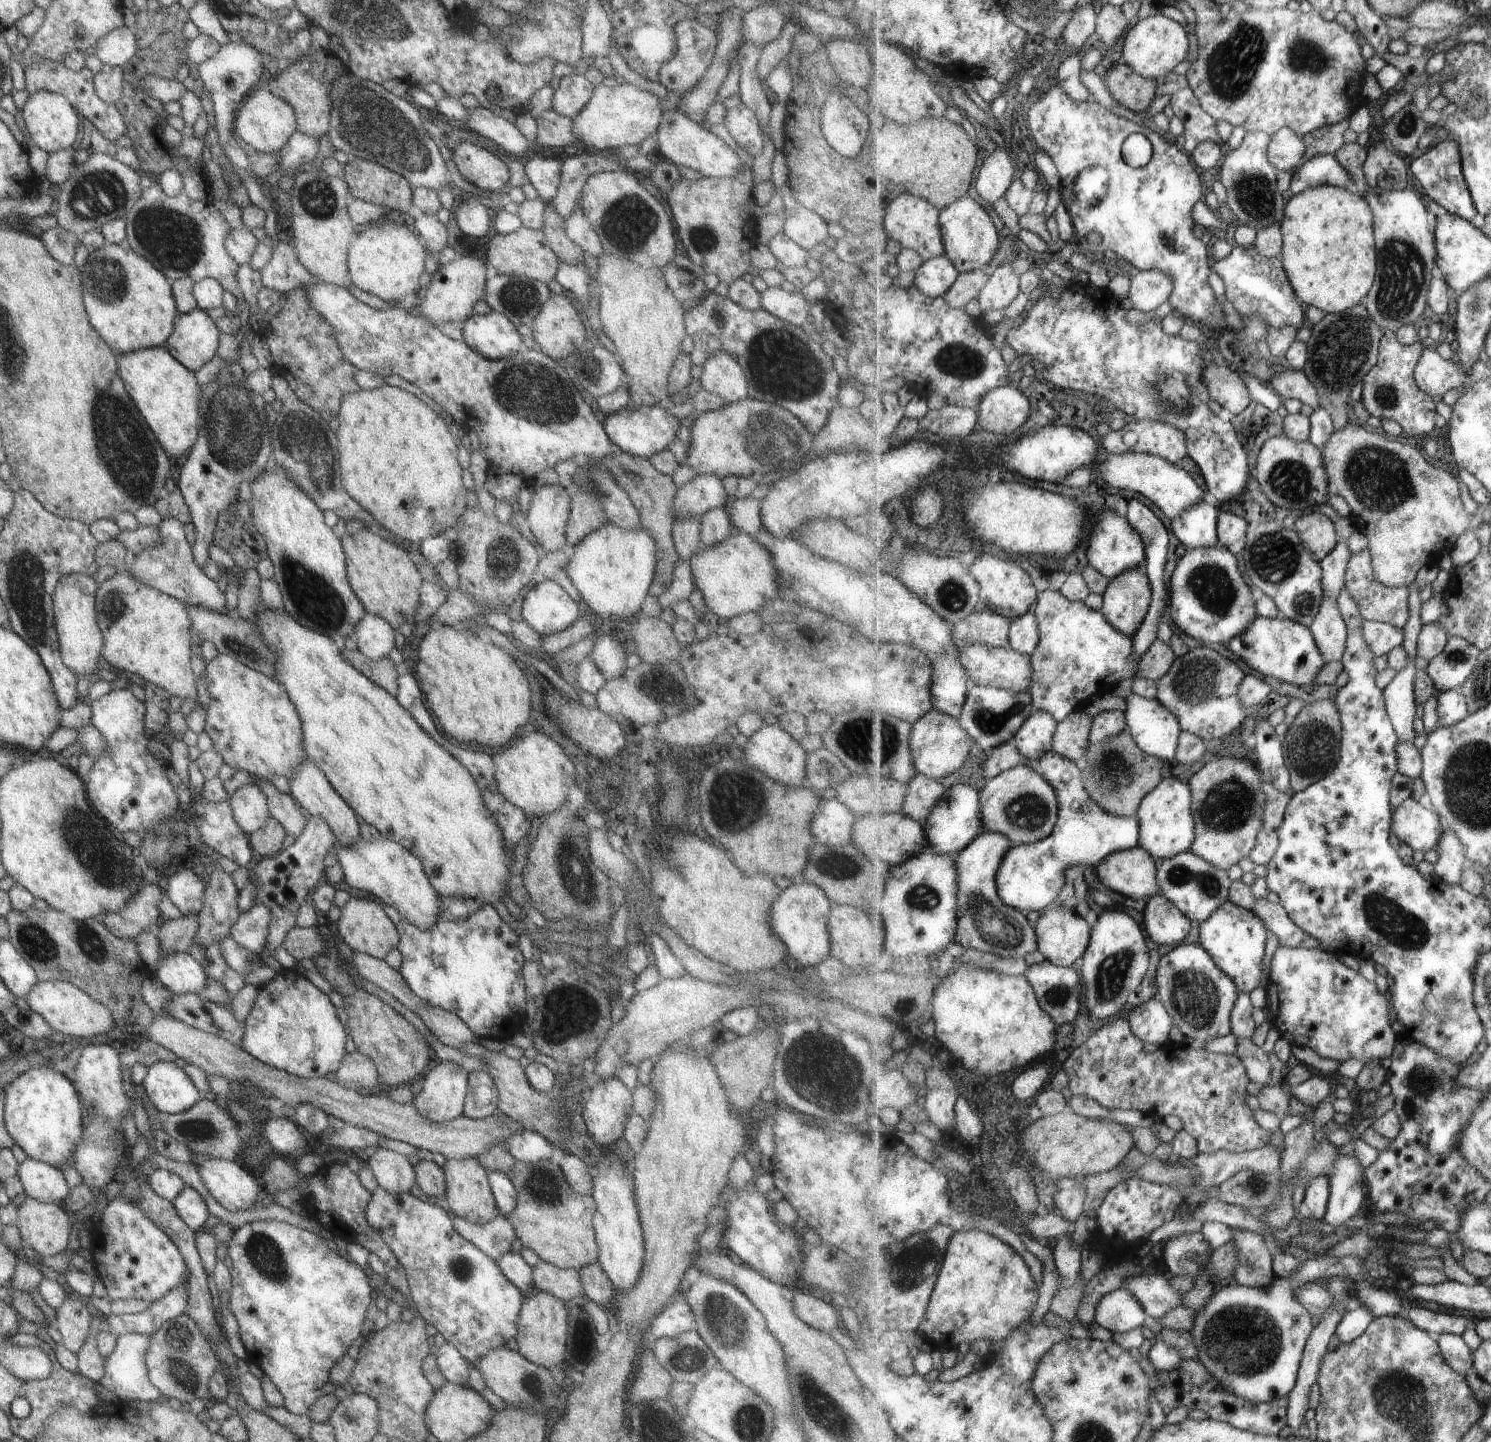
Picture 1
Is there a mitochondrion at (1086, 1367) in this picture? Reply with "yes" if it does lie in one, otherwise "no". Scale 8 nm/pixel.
no

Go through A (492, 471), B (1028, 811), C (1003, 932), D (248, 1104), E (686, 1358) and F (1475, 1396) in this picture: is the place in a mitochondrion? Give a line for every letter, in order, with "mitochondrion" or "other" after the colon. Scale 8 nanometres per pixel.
A: other
B: mitochondrion
C: mitochondrion
D: mitochondrion
E: mitochondrion
F: other

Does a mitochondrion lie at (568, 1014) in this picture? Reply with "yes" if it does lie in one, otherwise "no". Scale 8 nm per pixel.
yes

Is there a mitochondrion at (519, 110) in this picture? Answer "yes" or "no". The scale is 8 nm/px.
no

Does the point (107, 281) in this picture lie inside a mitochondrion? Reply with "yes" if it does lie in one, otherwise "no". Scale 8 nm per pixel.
yes

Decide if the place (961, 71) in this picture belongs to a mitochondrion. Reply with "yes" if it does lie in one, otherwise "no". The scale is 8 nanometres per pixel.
no

